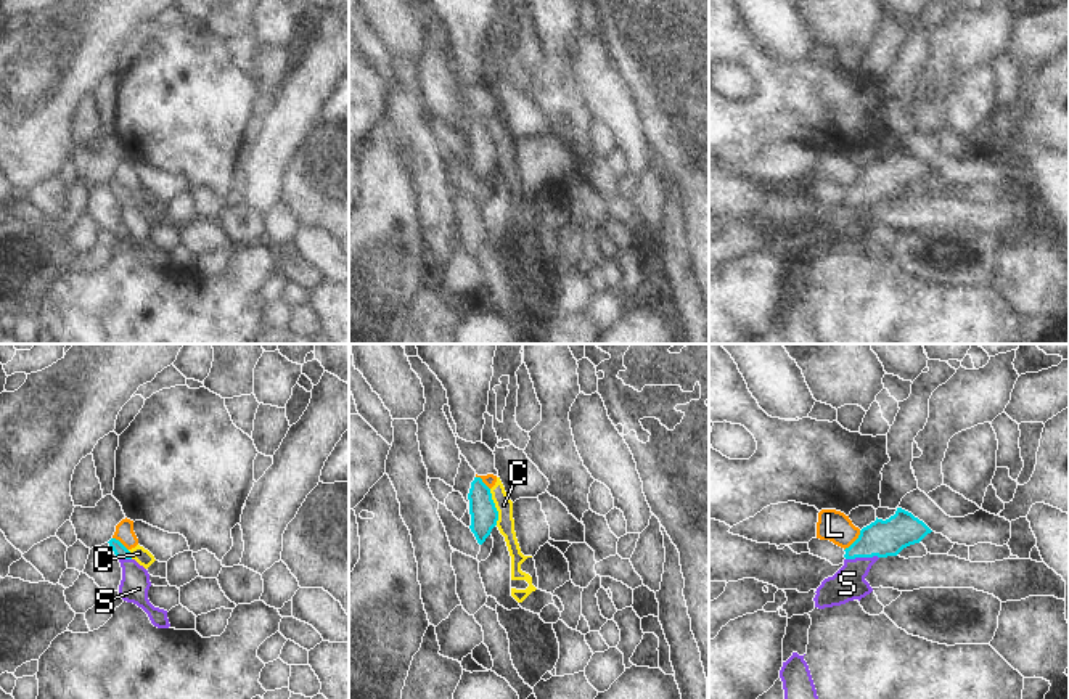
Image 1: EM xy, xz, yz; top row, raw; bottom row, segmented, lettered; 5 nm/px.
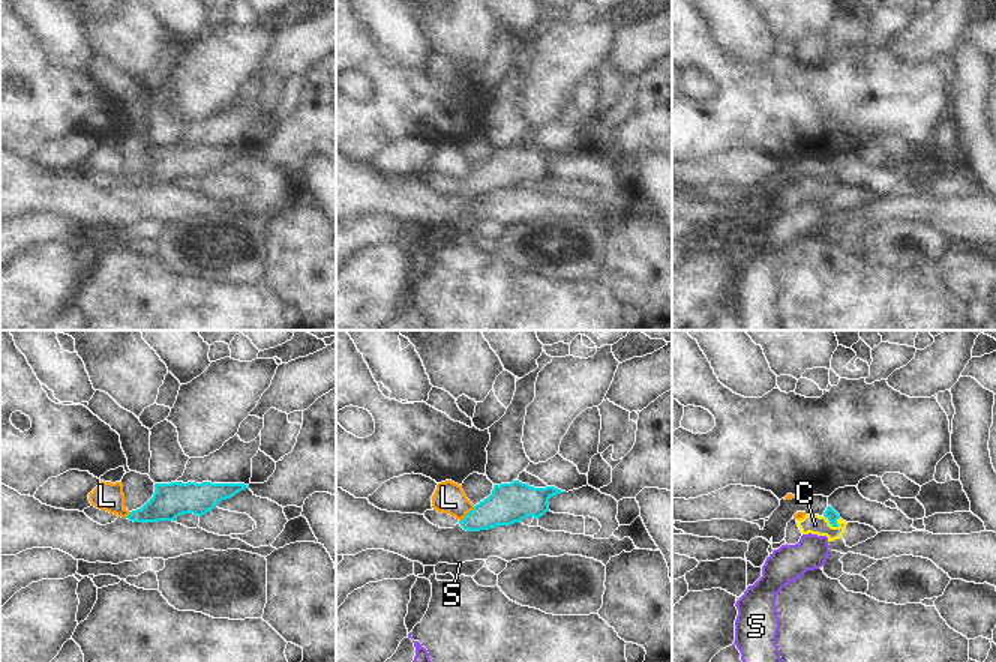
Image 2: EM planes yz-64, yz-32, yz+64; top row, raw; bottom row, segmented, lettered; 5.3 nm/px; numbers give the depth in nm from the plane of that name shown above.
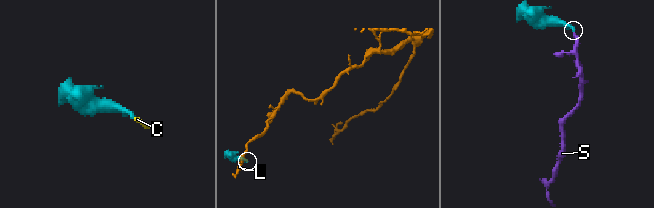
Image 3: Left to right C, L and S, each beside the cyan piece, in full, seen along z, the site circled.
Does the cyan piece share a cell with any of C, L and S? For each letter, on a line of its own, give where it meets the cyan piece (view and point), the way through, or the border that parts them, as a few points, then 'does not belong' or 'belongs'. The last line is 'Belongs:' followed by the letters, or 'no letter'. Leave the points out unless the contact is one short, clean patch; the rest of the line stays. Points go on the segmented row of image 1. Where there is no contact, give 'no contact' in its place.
C: contact xz (494, 506); border xz (489, 489), (497, 511), (497, 524); does not belong
L: contact yz (856, 540); border yz (860, 531), (844, 550); does not belong
S: contact yz (862, 556); way yz (881, 539), (862, 556), (847, 584); belongs
Belongs: S

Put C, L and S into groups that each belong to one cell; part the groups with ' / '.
C L / S

